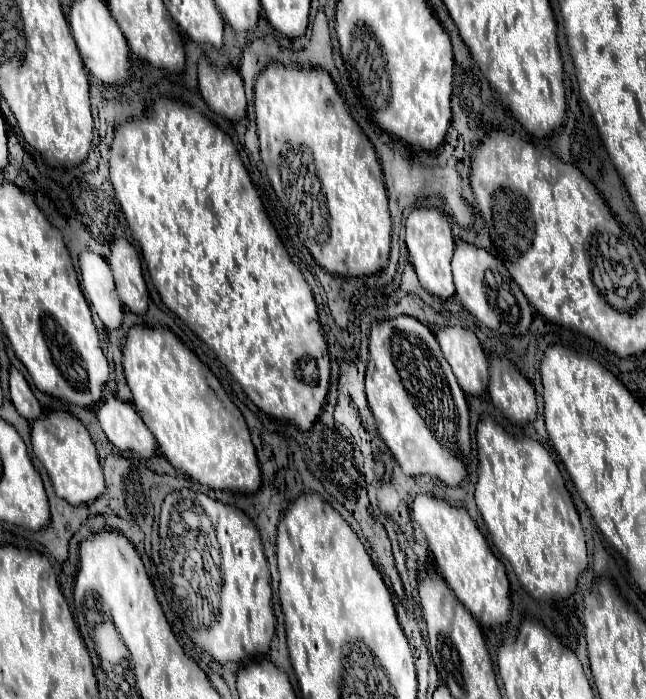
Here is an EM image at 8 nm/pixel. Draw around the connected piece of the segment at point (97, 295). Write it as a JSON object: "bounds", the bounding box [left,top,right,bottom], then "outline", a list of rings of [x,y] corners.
{"bounds":[80,251,122,329],"outline":[[[92,251],[80,253],[82,287],[106,329],[116,329],[122,323],[122,301],[116,295],[114,279],[108,261]]]}

